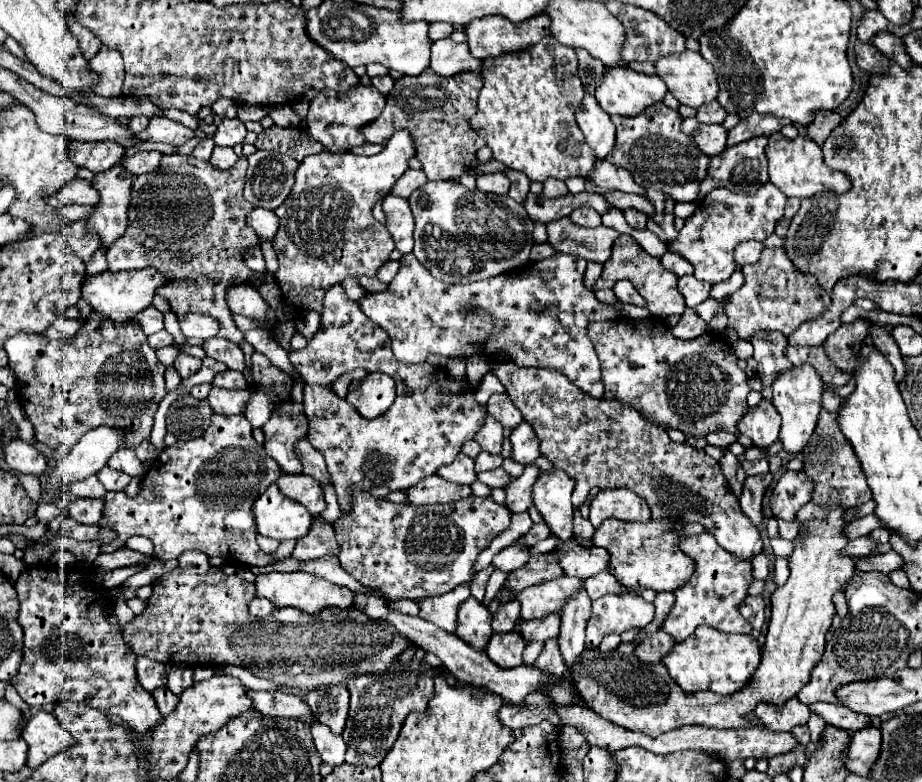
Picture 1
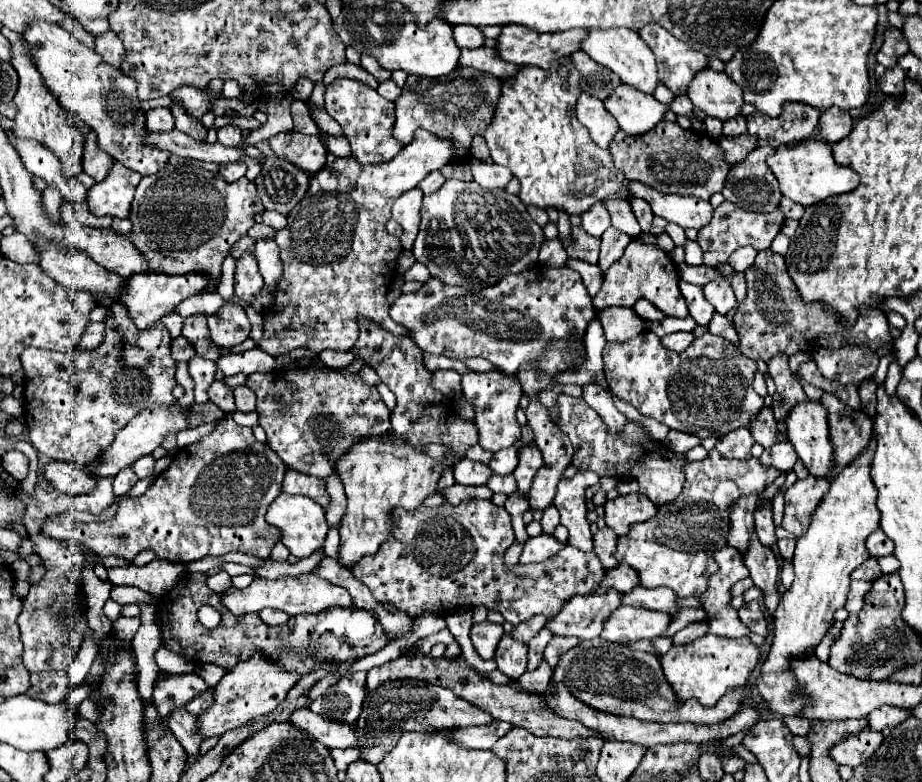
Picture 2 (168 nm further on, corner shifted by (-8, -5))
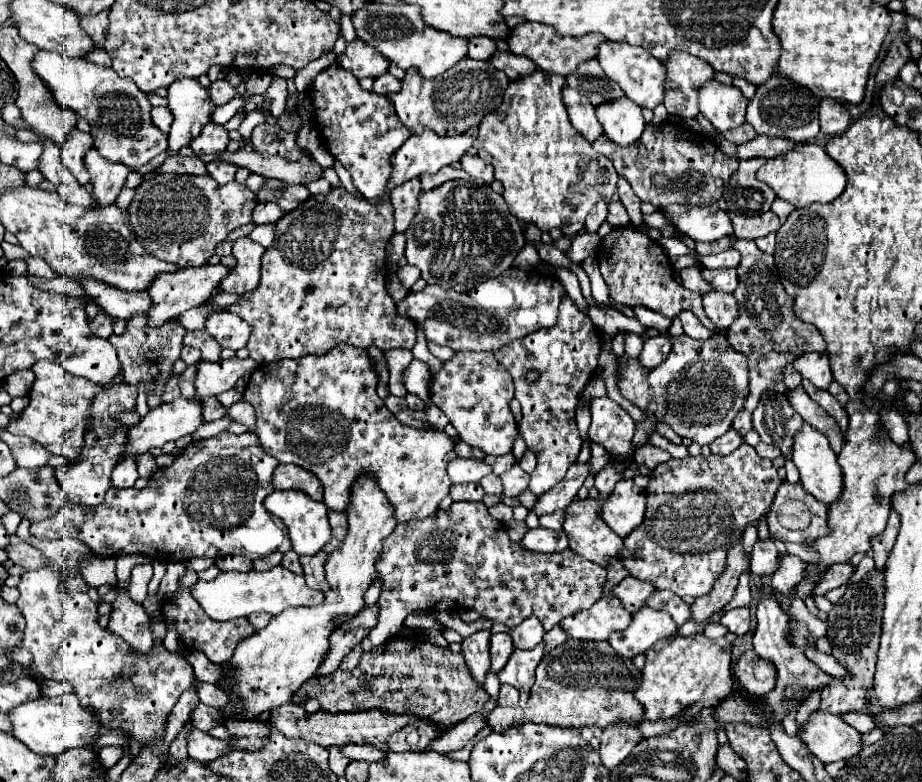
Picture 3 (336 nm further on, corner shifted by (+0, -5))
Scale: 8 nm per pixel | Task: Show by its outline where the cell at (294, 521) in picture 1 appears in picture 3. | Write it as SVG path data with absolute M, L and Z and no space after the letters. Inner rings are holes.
M272 491L272 495L264 499L264 509L284 521L284 525L288 527L290 541L292 541L292 551L296 551L298 555L318 553L332 537L326 505L320 501L312 501L308 495L300 491Z

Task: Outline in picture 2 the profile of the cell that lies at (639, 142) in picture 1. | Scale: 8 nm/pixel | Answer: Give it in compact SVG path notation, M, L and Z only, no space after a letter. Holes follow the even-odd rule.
M666 119L640 137L630 137L624 131L618 131L610 143L610 153L614 155L616 167L624 171L628 181L646 183L660 193L710 199L714 193L724 189L724 181L730 171L720 145L712 137L694 135Z

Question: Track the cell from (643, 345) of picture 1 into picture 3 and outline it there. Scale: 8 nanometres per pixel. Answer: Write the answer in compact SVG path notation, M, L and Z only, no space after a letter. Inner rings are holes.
M714 333L706 341L696 341L688 335L680 335L672 337L672 351L668 359L656 369L646 369L640 365L640 359L624 355L620 365L618 389L624 399L644 411L654 413L658 421L672 427L680 437L688 437L698 445L710 445L716 437L724 435L732 427L736 413L744 409L744 401L748 397L748 361L742 353L734 351L728 345L726 335L722 333Z

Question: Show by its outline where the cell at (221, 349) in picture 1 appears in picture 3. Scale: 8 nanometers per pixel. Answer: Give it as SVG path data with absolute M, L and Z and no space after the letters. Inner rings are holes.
M336 345L336 349L332 349L332 353L328 353L326 357L300 357L300 359L288 359L288 361L276 361L276 365L260 365L252 375L250 375L250 381L246 385L246 391L244 391L244 401L248 401L252 407L254 407L254 413L256 413L256 425L254 425L254 433L262 445L262 449L266 453L270 453L272 457L276 457L280 463L294 463L310 473L314 473L322 487L324 487L324 495L328 497L328 507L330 509L336 509L336 511L344 511L348 501L350 501L350 487L352 483L364 475L364 473L370 473L378 479L380 487L384 489L386 497L392 501L392 505L396 507L396 519L400 523L404 521L410 521L410 519L424 519L428 515L432 515L436 509L438 509L438 503L448 495L448 489L450 489L450 479L448 479L448 473L446 473L446 465L456 457L454 453L454 441L444 433L444 431L434 431L434 429L428 429L428 431L418 431L418 429L412 429L412 427L406 427L402 425L390 411L388 407L384 405L384 401L378 397L376 393L376 385L378 385L378 379L376 379L376 373L370 369L370 357L368 353L364 353L362 349L358 347L348 347L348 345Z

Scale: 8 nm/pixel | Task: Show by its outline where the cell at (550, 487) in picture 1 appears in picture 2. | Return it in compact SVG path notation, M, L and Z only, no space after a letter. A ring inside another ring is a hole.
M576 473L572 479L562 479L558 483L558 493L554 497L554 505L560 511L560 523L568 529L568 545L578 547L582 551L592 551L592 531L590 521L586 517L586 487L596 485L600 477L596 473Z

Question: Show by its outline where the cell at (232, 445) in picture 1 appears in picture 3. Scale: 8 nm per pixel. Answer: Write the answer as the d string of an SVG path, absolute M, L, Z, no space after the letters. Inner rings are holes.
M222 431L216 437L192 441L186 445L172 465L160 467L148 481L144 489L114 489L110 487L106 499L98 507L84 507L76 503L66 503L50 519L36 521L30 525L30 533L36 537L78 537L100 557L118 557L118 555L146 555L164 563L170 561L188 561L192 557L226 557L226 555L244 555L252 561L280 551L290 551L290 539L286 525L272 517L262 501L274 491L272 473L278 467L278 461L260 449L254 433L234 435Z

